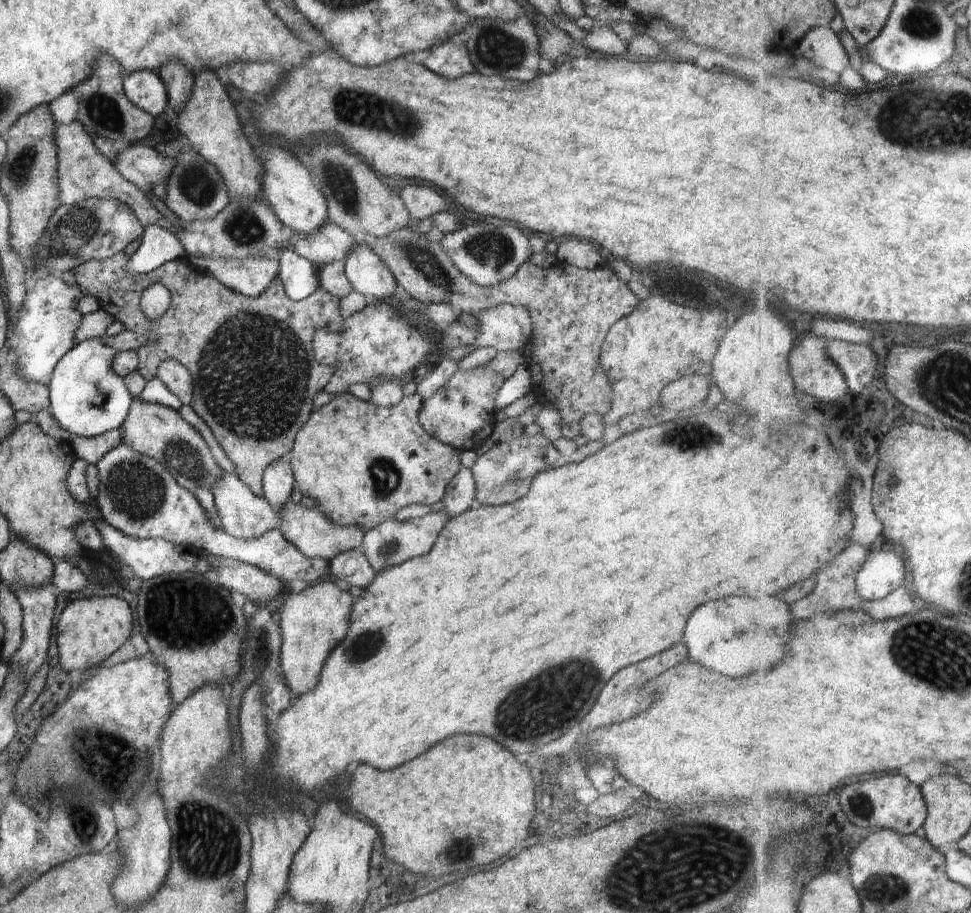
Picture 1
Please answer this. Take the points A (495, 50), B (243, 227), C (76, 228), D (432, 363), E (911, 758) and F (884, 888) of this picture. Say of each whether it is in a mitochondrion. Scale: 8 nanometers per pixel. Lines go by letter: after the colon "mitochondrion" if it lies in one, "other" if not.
A: mitochondrion
B: mitochondrion
C: mitochondrion
D: other
E: other
F: mitochondrion

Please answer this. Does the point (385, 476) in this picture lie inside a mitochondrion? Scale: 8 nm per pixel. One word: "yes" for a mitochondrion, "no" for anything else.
yes

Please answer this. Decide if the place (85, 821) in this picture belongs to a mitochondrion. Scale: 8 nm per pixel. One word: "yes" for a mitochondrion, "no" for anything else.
yes

